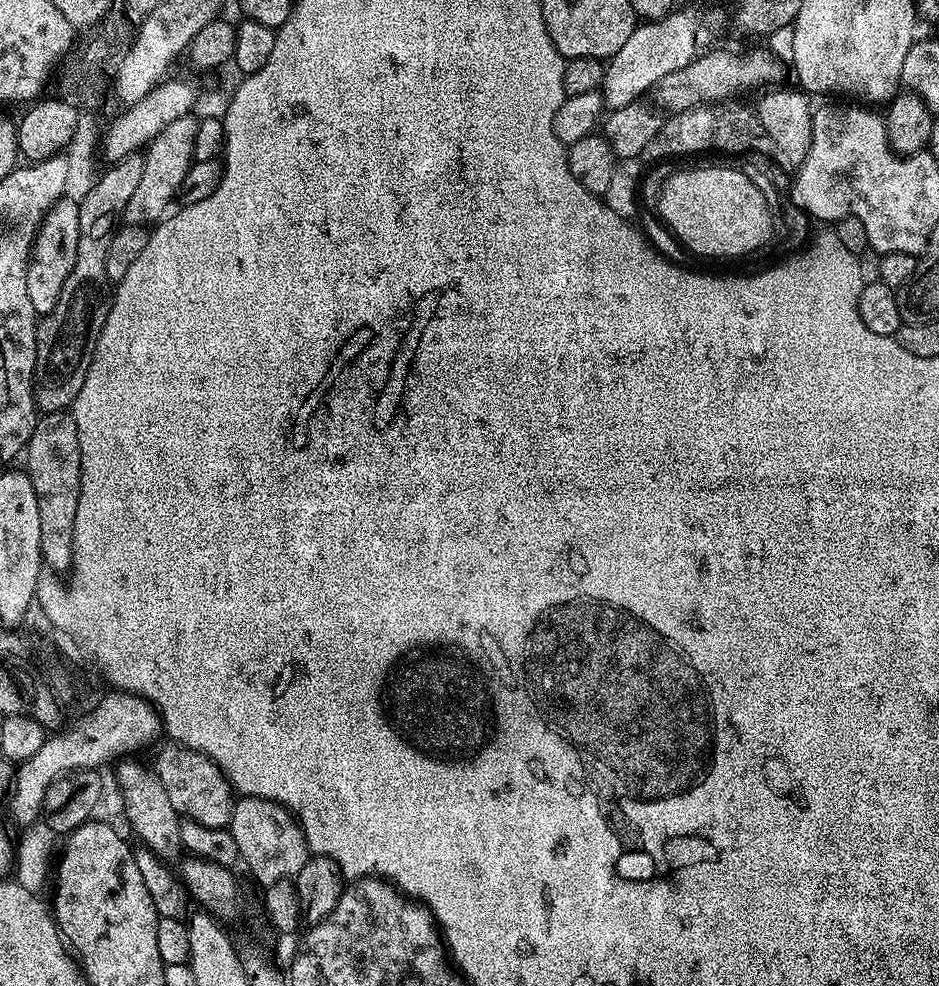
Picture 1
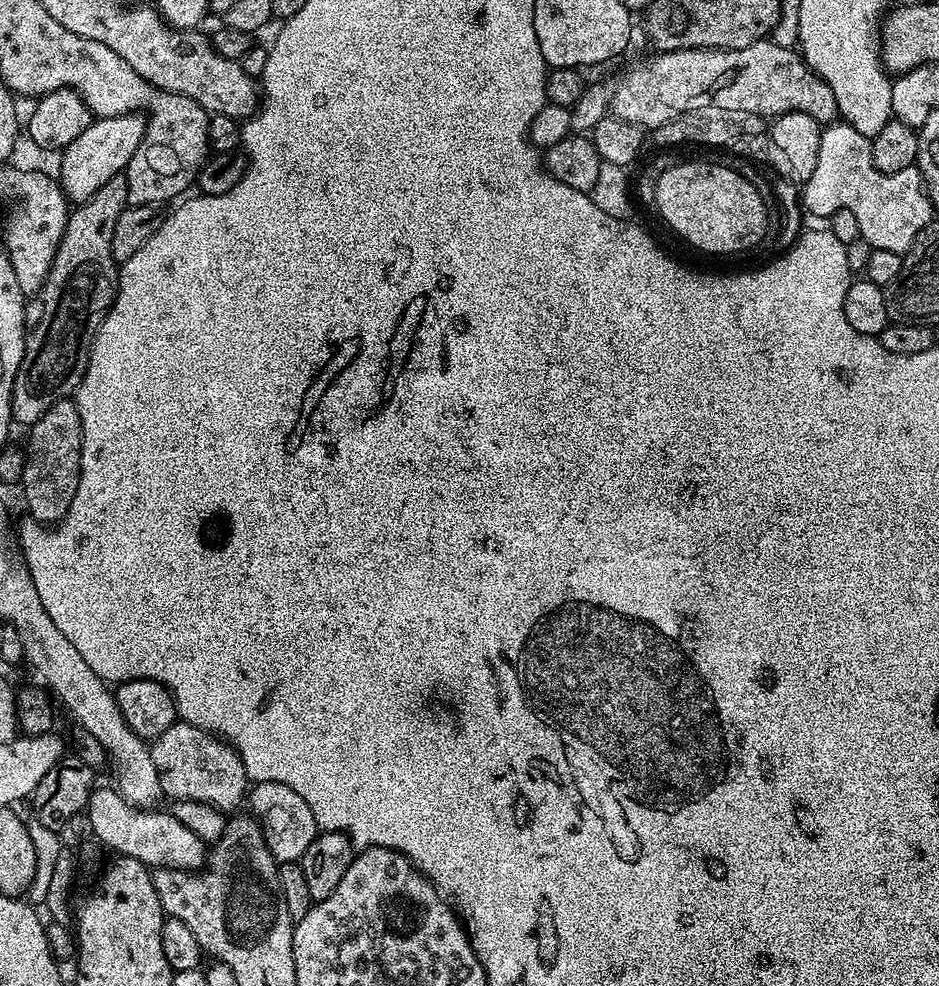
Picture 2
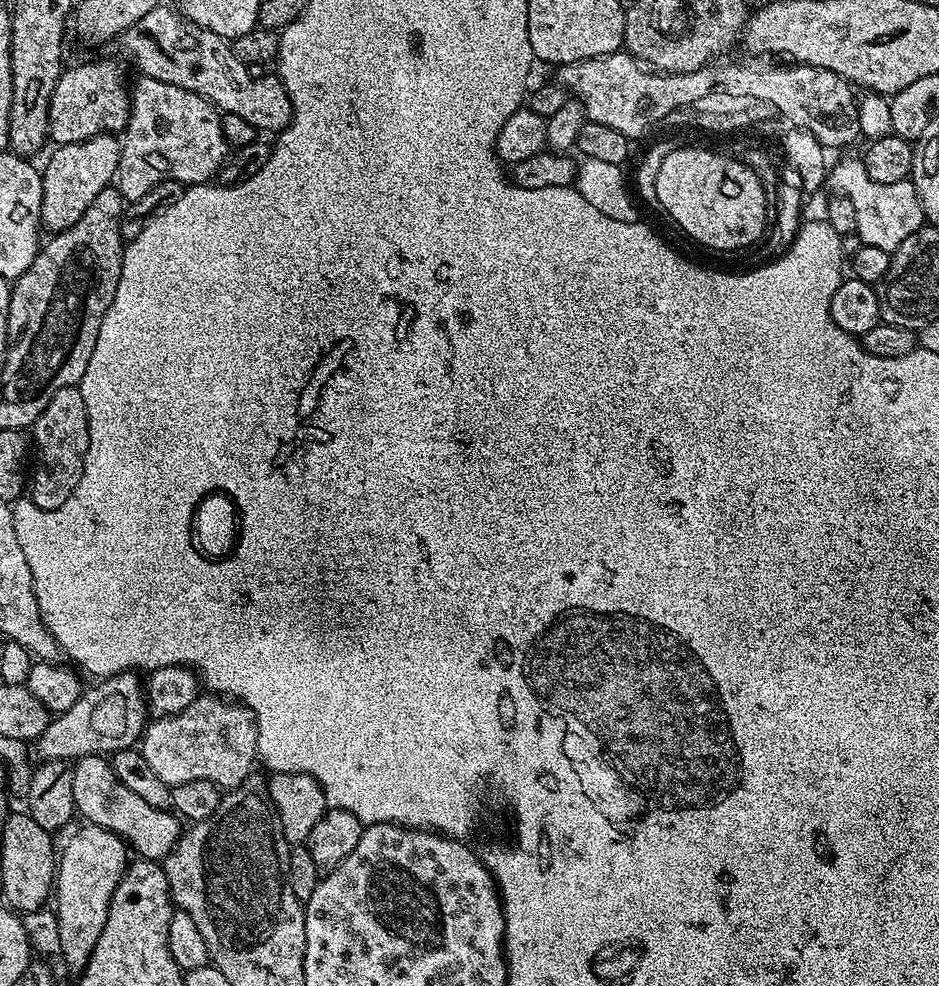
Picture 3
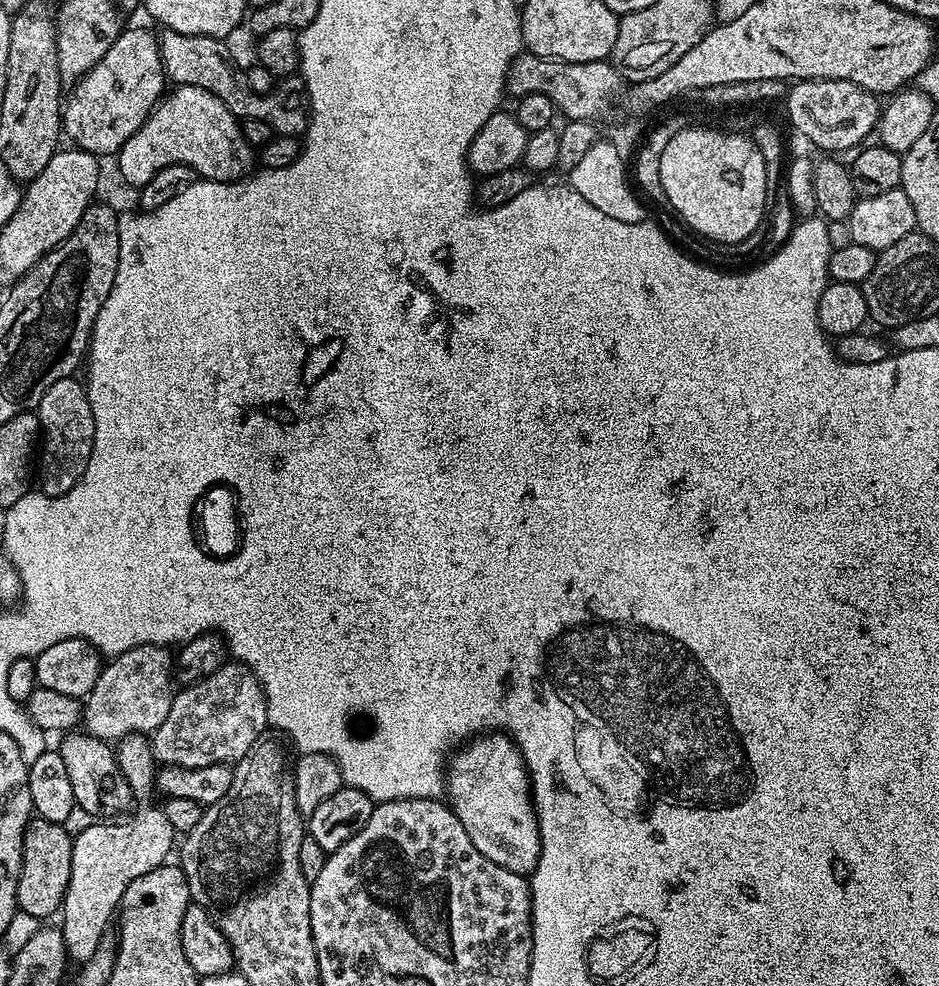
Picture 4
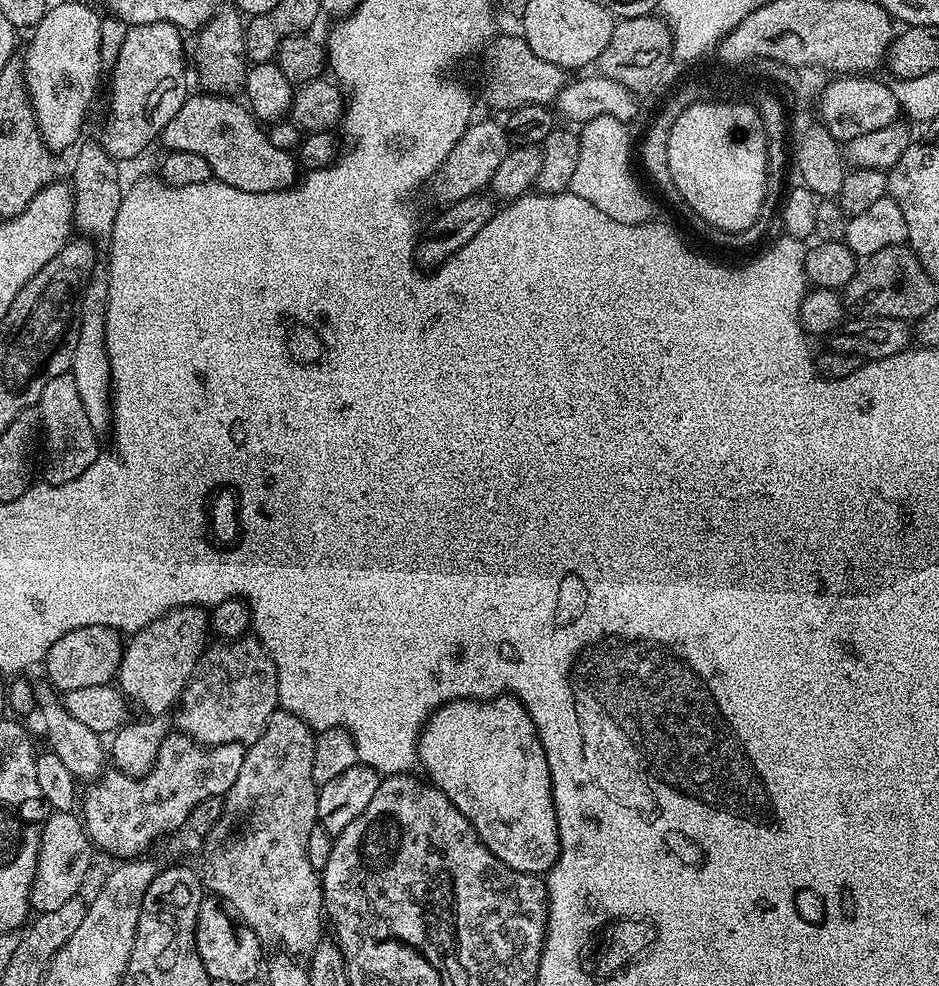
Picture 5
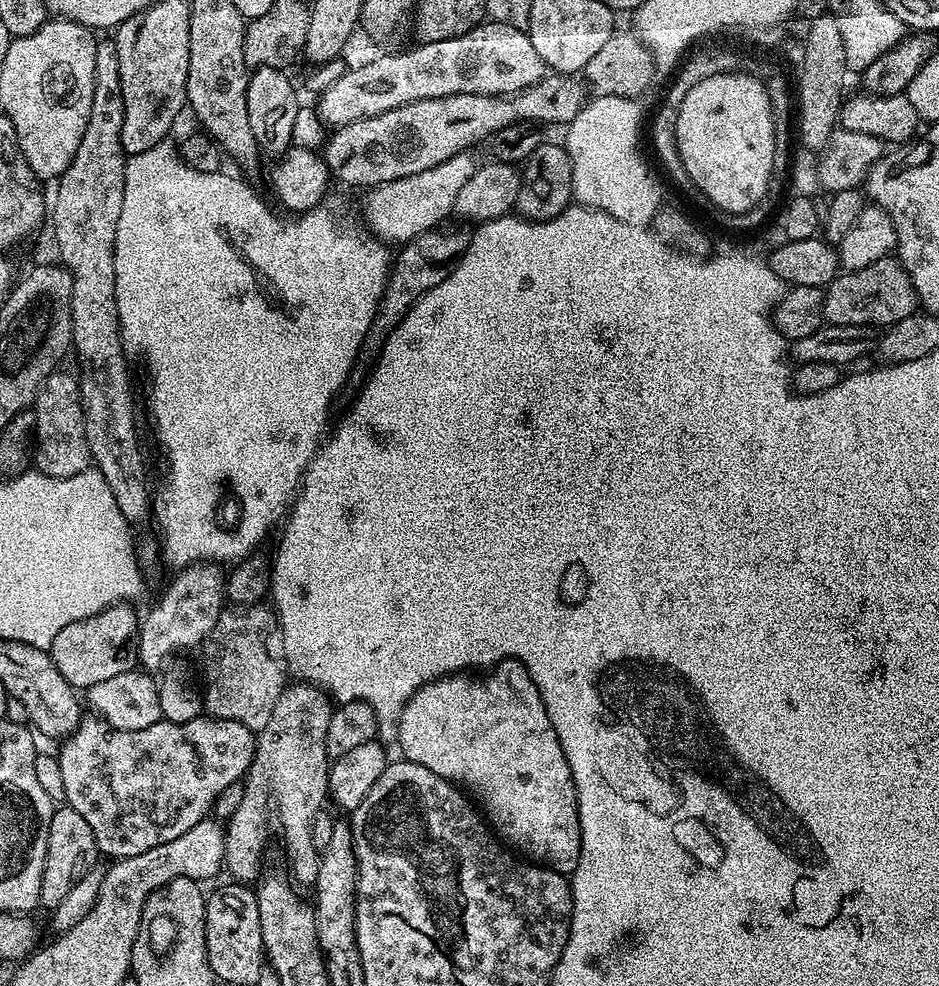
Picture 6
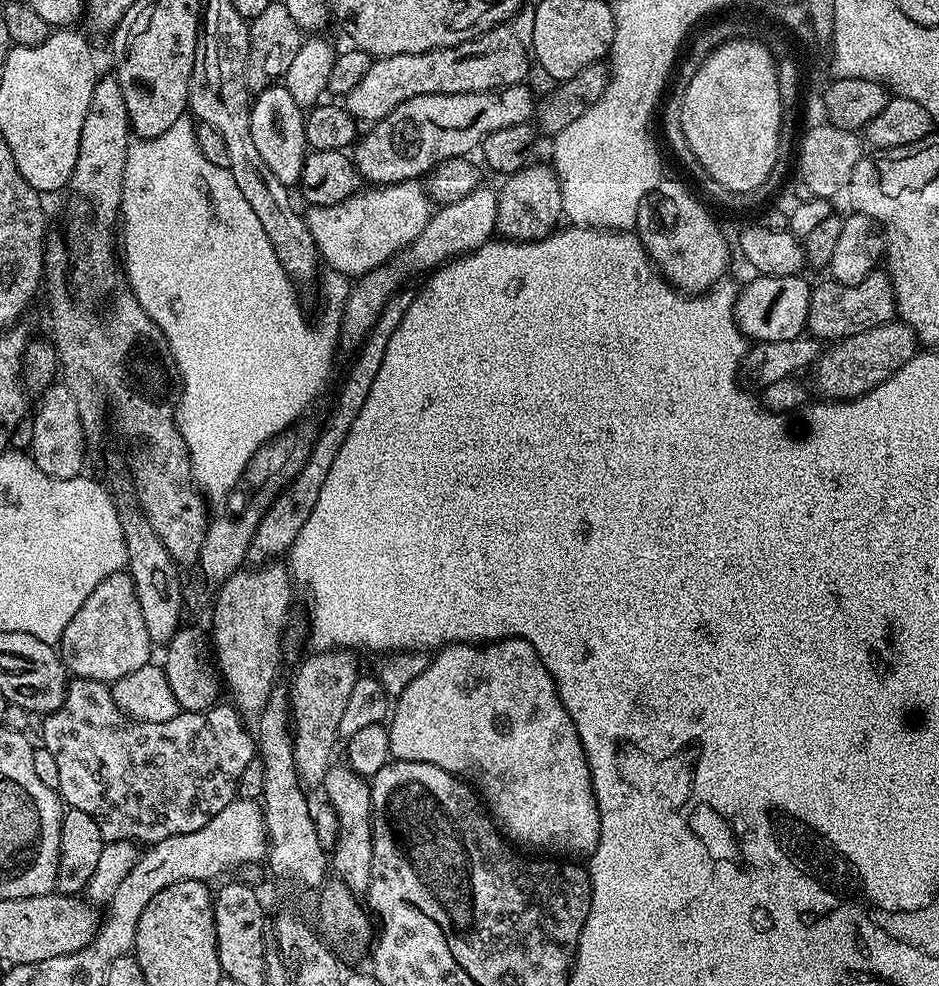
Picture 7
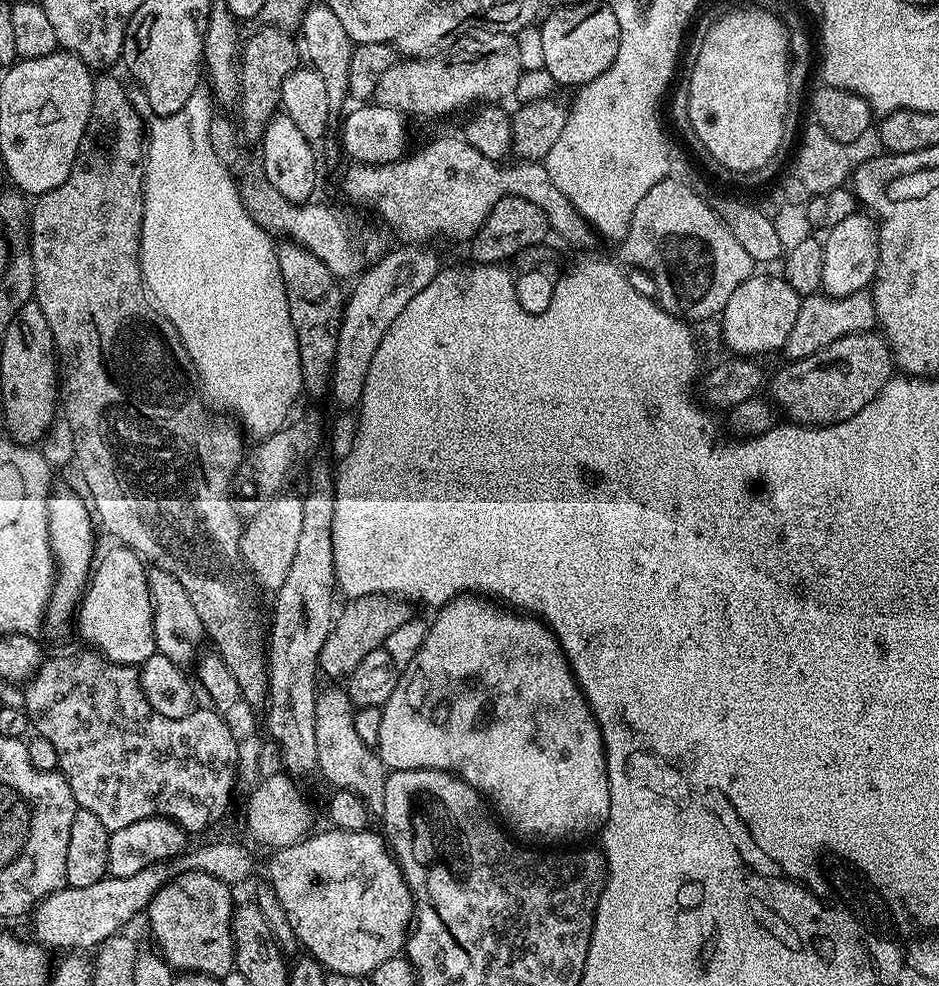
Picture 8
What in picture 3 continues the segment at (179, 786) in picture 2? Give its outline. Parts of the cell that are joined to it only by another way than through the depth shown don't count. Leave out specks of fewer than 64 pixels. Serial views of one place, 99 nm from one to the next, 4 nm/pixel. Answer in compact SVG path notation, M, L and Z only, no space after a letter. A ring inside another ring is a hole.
M201 694L182 714L153 719L138 741L147 764L169 786L205 780L221 790L236 790L257 763L256 716L243 702Z

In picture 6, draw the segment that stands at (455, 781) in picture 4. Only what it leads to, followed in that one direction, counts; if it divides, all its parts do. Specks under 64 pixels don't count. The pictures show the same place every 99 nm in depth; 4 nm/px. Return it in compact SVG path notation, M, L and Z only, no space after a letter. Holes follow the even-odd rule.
M511 658L503 660L501 664L496 665L487 674L480 675L484 677L476 675L480 674L442 676L439 680L422 686L408 699L400 715L398 725L398 741L400 740L399 755L418 766L426 766L426 770L434 770L434 774L451 780L453 784L467 790L477 801L480 799L484 803L482 812L486 817L487 823L490 825L491 831L505 845L511 846L517 853L525 852L525 854L520 854L527 857L529 861L535 862L545 868L552 868L556 872L571 874L578 866L578 858L580 857L580 823L577 816L576 791L574 790L572 775L569 772L566 756L562 754L562 746L558 742L558 734L552 729L552 723L546 714L546 706L542 702L538 686L532 681L532 675L529 674L527 666Z

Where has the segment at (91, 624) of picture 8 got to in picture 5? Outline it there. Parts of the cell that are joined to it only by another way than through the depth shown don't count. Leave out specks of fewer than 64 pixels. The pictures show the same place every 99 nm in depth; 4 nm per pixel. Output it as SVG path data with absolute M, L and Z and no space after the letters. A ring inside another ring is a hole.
M82 626L78 630L70 630L62 634L54 646L50 646L42 661L42 669L48 675L47 683L60 694L82 690L82 686L112 684L116 679L116 671L120 669L124 646L121 633L110 626Z

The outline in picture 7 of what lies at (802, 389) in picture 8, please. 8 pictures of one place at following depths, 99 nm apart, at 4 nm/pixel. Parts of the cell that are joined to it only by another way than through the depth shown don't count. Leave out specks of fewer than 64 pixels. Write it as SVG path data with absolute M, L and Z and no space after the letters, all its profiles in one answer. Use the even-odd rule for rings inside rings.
M893 318L889 324L874 326L870 330L862 330L862 334L848 336L845 340L833 343L832 348L823 353L811 369L811 383L821 392L828 402L837 400L853 400L864 396L874 386L882 386L886 378L898 374L906 362L915 358L918 351L918 341L910 326Z

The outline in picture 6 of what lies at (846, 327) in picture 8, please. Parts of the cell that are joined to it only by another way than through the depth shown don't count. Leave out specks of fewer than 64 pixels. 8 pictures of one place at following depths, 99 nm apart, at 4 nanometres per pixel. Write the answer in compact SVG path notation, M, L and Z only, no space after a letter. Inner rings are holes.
M895 255L878 258L866 270L837 275L824 288L824 318L829 324L850 326L891 326L917 311L918 301L912 280Z

